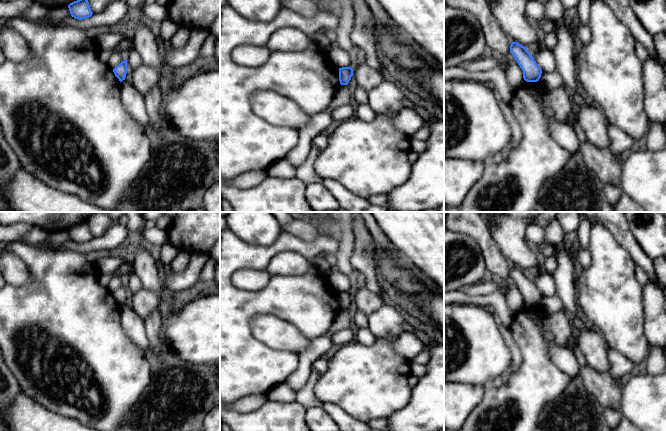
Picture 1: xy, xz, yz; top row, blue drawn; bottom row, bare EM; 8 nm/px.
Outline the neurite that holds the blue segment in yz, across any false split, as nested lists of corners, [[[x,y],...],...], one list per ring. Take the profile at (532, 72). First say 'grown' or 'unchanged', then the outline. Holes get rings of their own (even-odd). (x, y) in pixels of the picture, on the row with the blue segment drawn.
unchanged | [[[512,42],[510,45],[510,53],[513,55],[518,65],[522,69],[523,78],[525,81],[539,81],[542,70],[532,57],[532,54],[527,51],[526,47],[517,42]]]

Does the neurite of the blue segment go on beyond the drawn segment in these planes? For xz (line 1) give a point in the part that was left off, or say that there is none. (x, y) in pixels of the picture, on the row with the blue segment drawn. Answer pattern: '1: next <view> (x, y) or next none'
1: next none

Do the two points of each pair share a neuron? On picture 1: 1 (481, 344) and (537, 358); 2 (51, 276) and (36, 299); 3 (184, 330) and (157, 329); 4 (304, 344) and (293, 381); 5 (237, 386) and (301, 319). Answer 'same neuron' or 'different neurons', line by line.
1: different neurons
2: same neuron
3: different neurons
4: different neurons
5: same neuron

